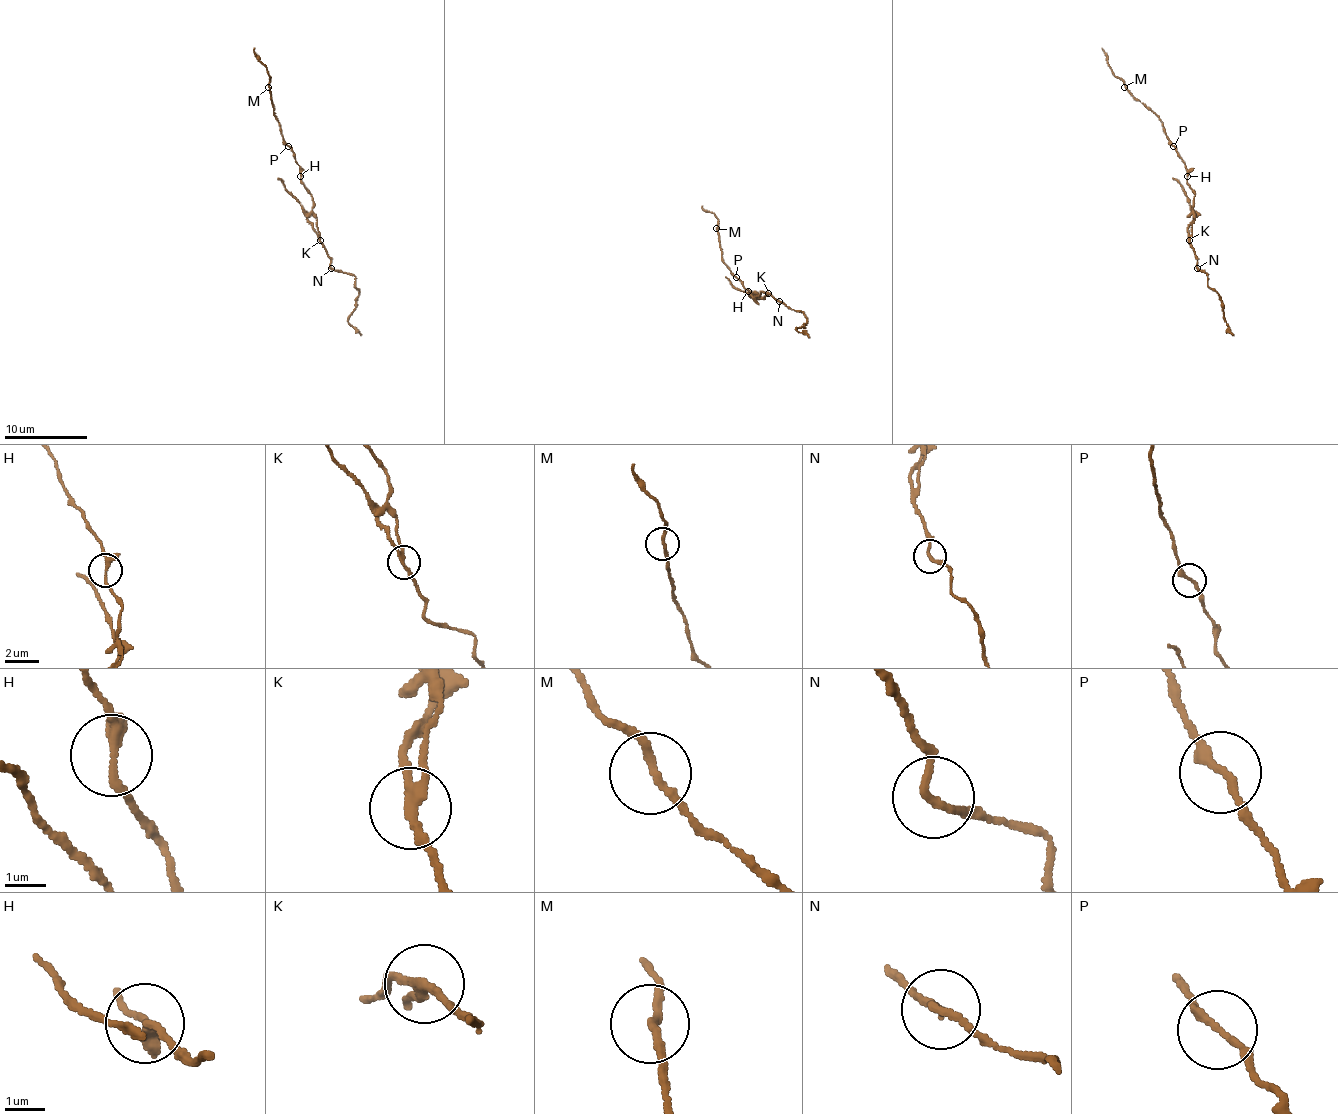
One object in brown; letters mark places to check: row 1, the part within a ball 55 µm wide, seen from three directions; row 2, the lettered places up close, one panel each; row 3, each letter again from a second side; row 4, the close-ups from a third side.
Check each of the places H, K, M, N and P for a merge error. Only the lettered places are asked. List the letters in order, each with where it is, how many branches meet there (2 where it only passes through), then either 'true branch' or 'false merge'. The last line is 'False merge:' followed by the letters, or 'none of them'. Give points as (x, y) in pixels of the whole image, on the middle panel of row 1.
H: place (748, 291); branches 3; true branch
K: place (768, 293); branches 3; false merge
M: place (716, 228); branches 2; true branch
N: place (779, 301); branches 2; true branch
P: place (736, 277); branches 2; true branch
False merge: K

